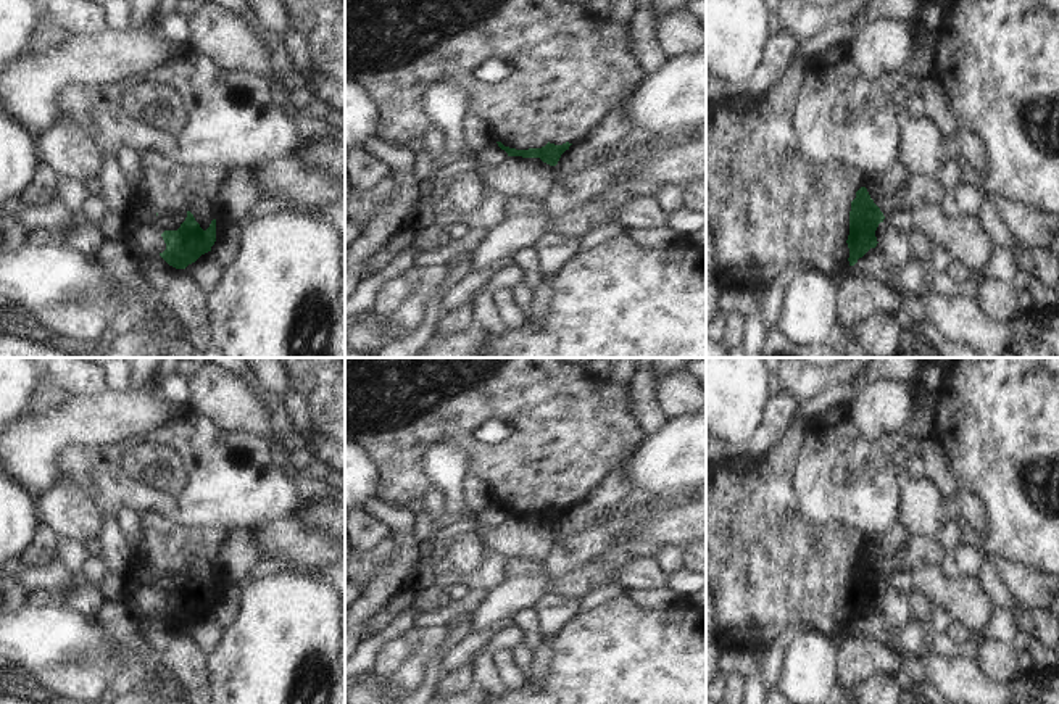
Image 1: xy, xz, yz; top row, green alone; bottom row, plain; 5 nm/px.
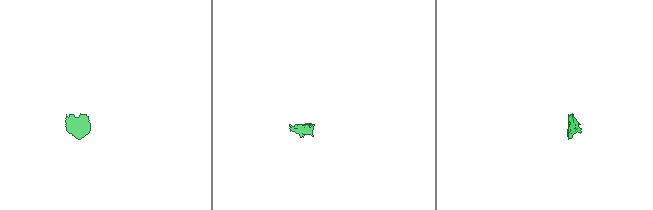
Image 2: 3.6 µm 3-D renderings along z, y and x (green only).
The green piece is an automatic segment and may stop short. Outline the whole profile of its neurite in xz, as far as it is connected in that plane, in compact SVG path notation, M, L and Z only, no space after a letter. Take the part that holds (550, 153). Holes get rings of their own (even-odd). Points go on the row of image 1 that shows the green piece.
M345 0L345 82L355 82L379 110L376 137L390 145L406 147L411 140L421 137L426 127L434 124L419 108L419 101L432 84L446 82L466 90L467 114L477 114L487 122L492 140L508 156L540 158L546 164L556 166L561 155L572 143L595 130L598 122L625 101L646 79L630 52L629 21L601 21L593 14L587 18L585 10L585 5L571 5L561 0ZM487 60L503 60L511 68L511 74L501 82L479 82L474 76L476 68Z

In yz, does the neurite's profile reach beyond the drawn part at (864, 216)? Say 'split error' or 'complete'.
split error

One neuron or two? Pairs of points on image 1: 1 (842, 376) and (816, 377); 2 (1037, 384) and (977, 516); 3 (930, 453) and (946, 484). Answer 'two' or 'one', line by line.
1: one
2: two
3: one

